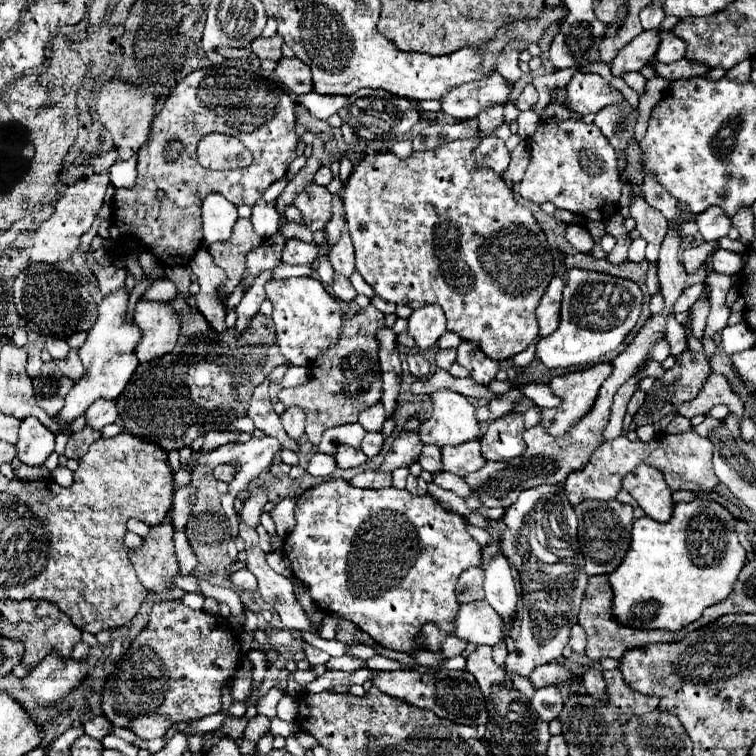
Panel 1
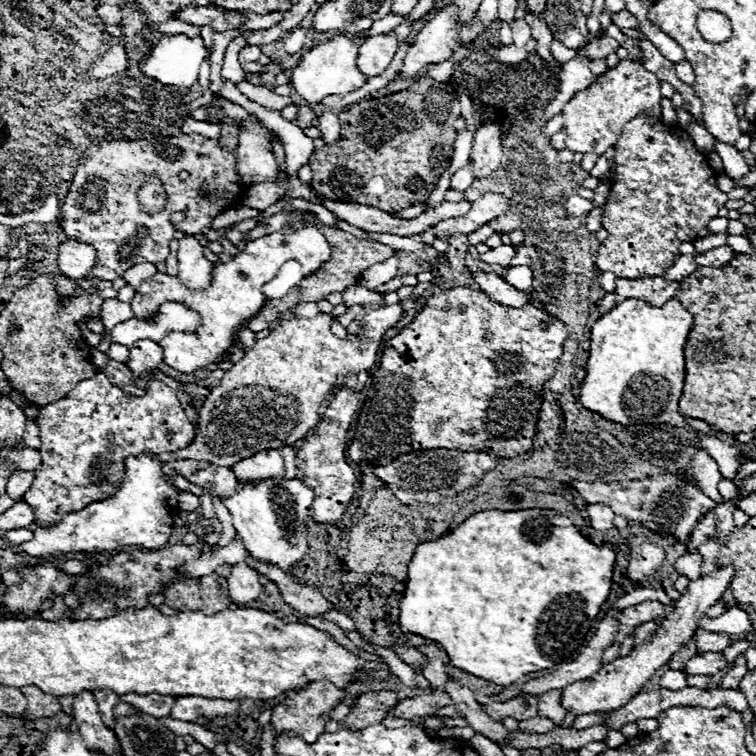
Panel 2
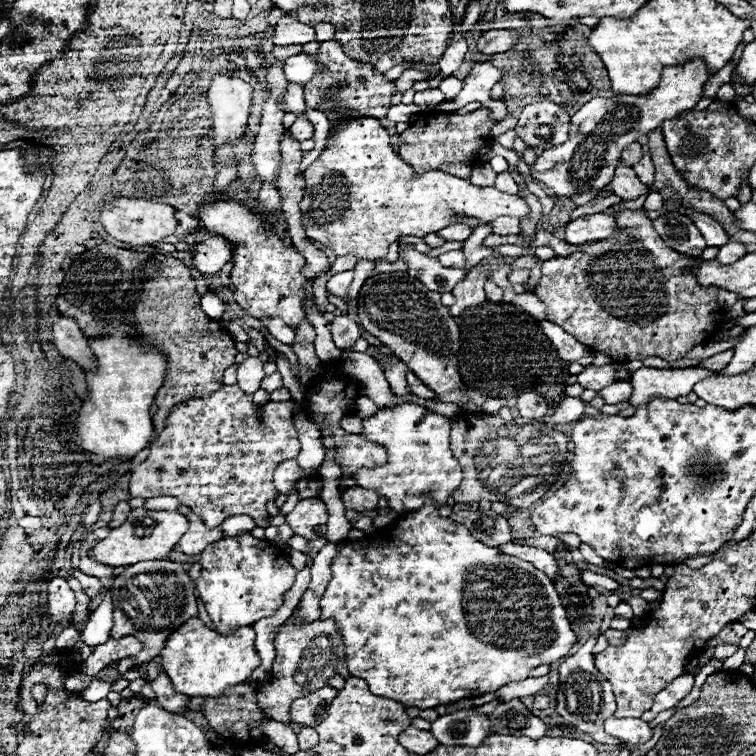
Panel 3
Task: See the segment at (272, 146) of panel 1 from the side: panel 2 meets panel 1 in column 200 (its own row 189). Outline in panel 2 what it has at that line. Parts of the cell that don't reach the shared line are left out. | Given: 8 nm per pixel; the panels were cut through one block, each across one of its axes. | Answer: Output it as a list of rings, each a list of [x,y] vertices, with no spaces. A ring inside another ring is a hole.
[[[200,134],[106,140],[98,146],[90,146],[86,156],[80,160],[72,186],[60,206],[60,226],[70,240],[94,246],[98,262],[86,278],[112,282],[140,262],[164,262],[168,258],[168,242],[174,238],[174,232],[202,234],[214,216],[224,210],[224,202],[210,202],[202,196],[212,188],[234,196],[244,194],[246,190],[246,184],[242,184],[236,174],[236,152],[222,150],[218,140],[210,140]],[[180,170],[186,170],[192,182],[182,182],[178,178]],[[150,174],[158,174],[168,192],[168,206],[156,216],[142,212],[136,198],[138,188]],[[174,212],[184,212],[186,218],[172,224],[170,216]]]

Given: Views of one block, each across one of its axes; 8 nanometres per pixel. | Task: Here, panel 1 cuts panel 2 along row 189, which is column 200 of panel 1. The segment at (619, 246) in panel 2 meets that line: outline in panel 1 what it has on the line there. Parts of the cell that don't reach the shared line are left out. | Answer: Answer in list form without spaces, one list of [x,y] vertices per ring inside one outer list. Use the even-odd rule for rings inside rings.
[[[182,600],[158,602],[152,608],[148,626],[134,638],[128,652],[122,656],[114,674],[106,680],[102,710],[104,716],[120,728],[128,728],[144,740],[162,738],[172,724],[200,720],[216,714],[222,708],[222,688],[236,676],[242,660],[238,634],[222,616],[210,616],[202,610],[190,610]]]

